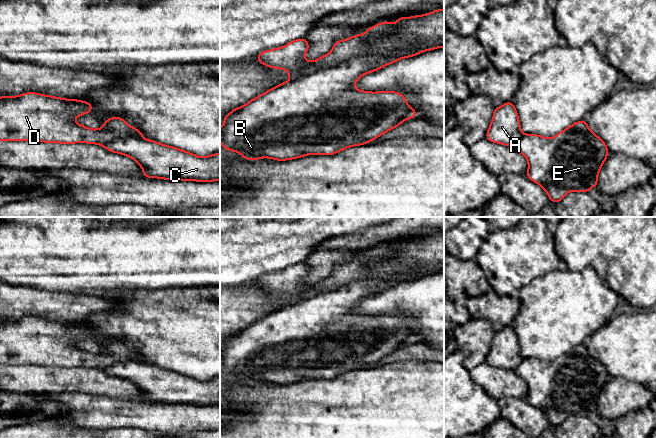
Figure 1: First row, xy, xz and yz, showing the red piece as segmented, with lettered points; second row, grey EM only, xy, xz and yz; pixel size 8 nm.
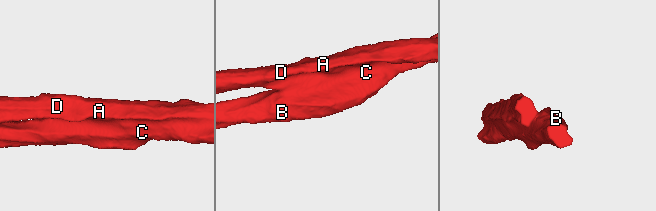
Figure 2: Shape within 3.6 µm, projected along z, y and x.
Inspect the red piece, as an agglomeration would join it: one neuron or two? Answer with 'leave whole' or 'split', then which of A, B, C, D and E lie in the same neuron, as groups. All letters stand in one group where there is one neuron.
split | A D / B C E

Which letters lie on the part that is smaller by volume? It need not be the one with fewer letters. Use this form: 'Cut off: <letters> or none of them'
Cut off: A, D

